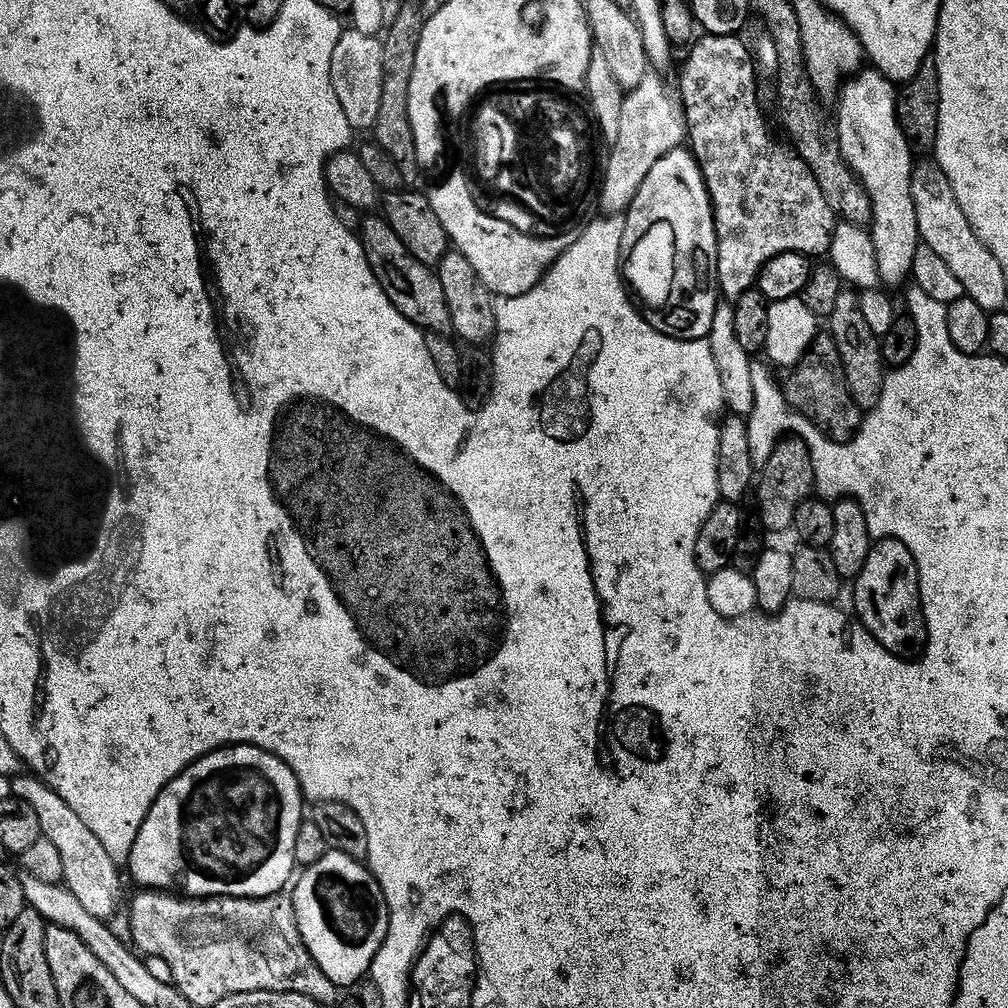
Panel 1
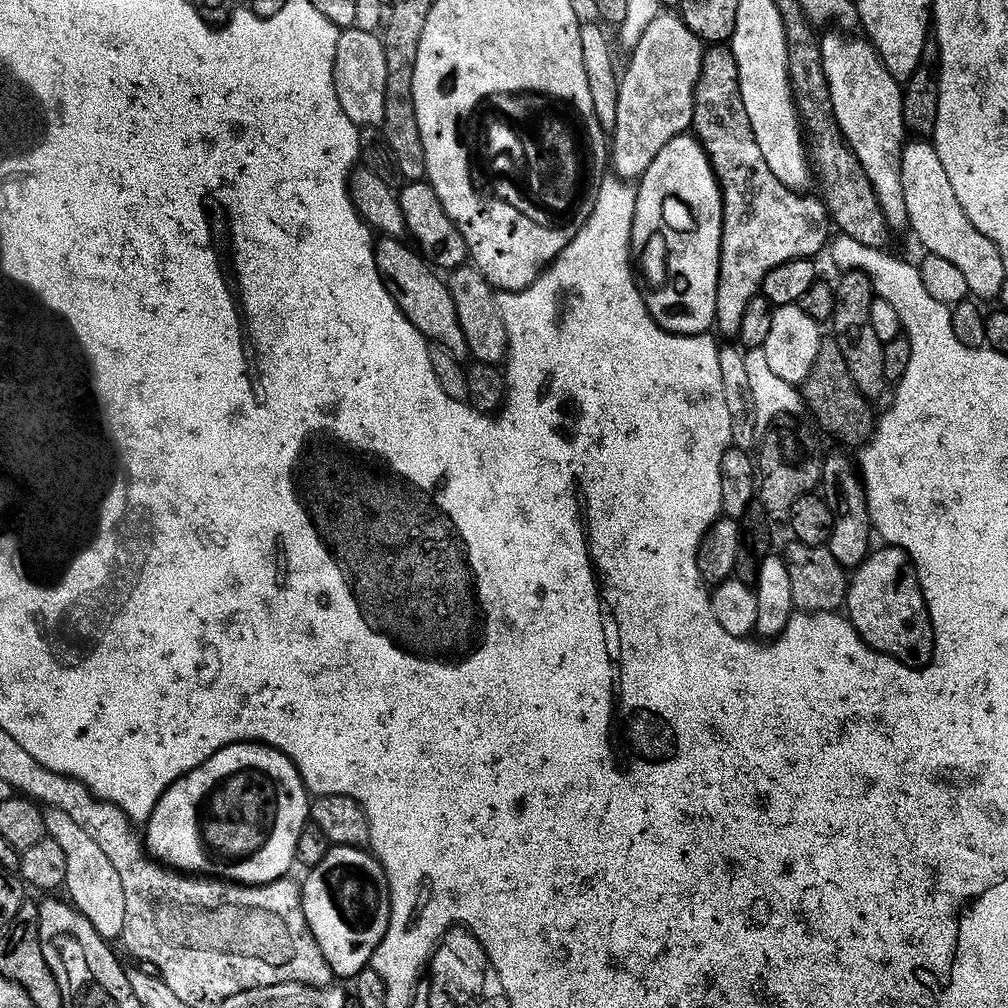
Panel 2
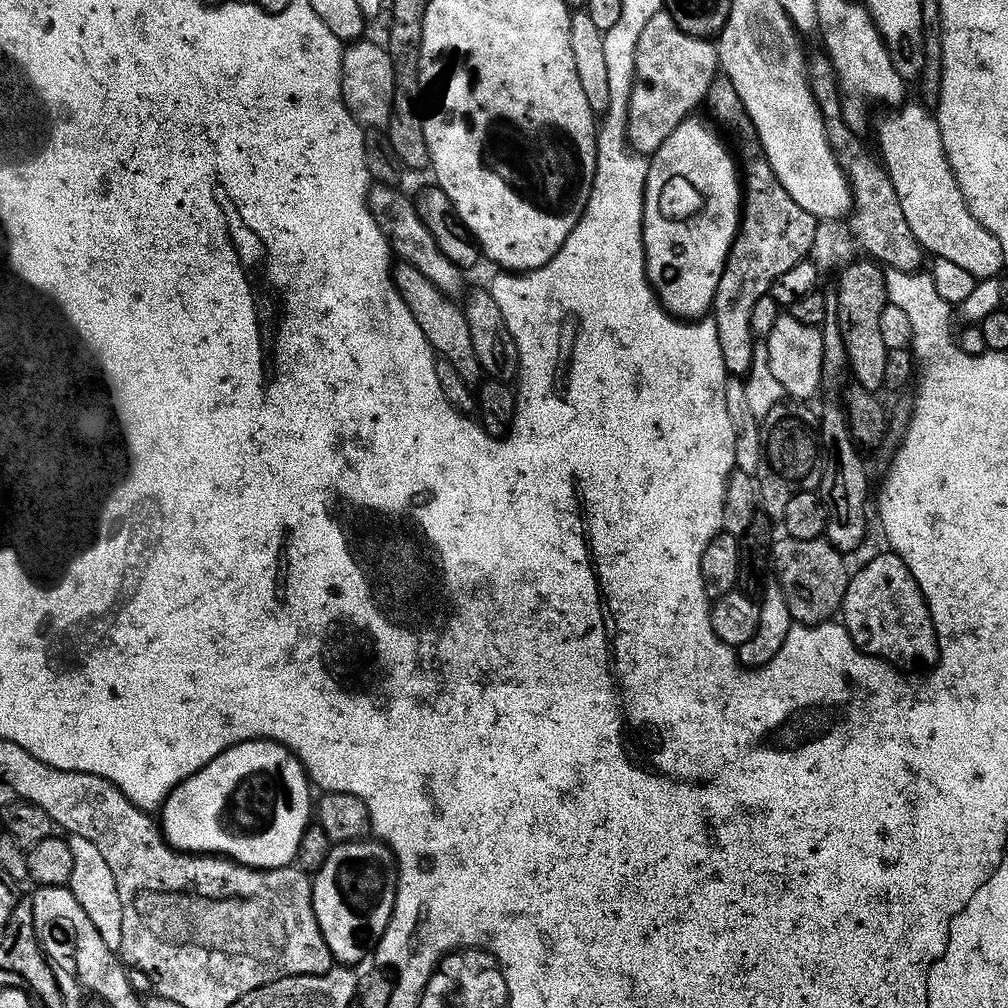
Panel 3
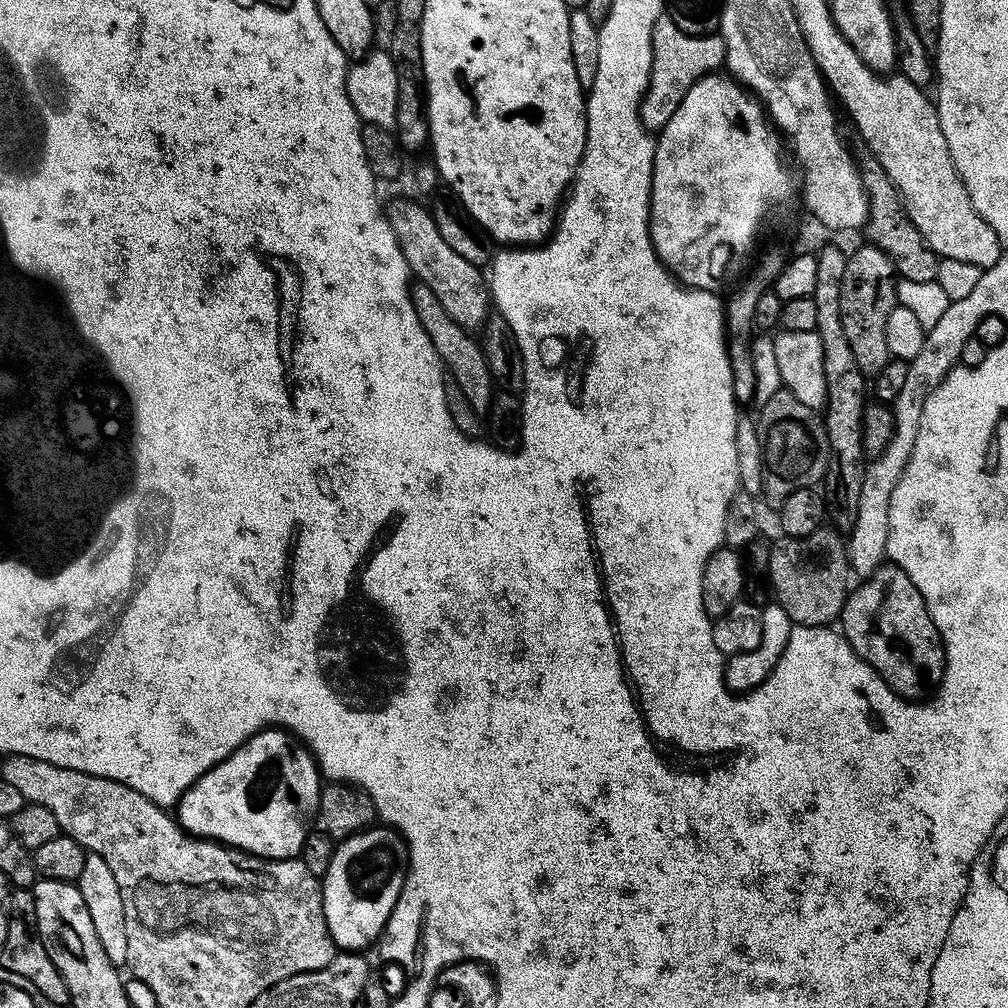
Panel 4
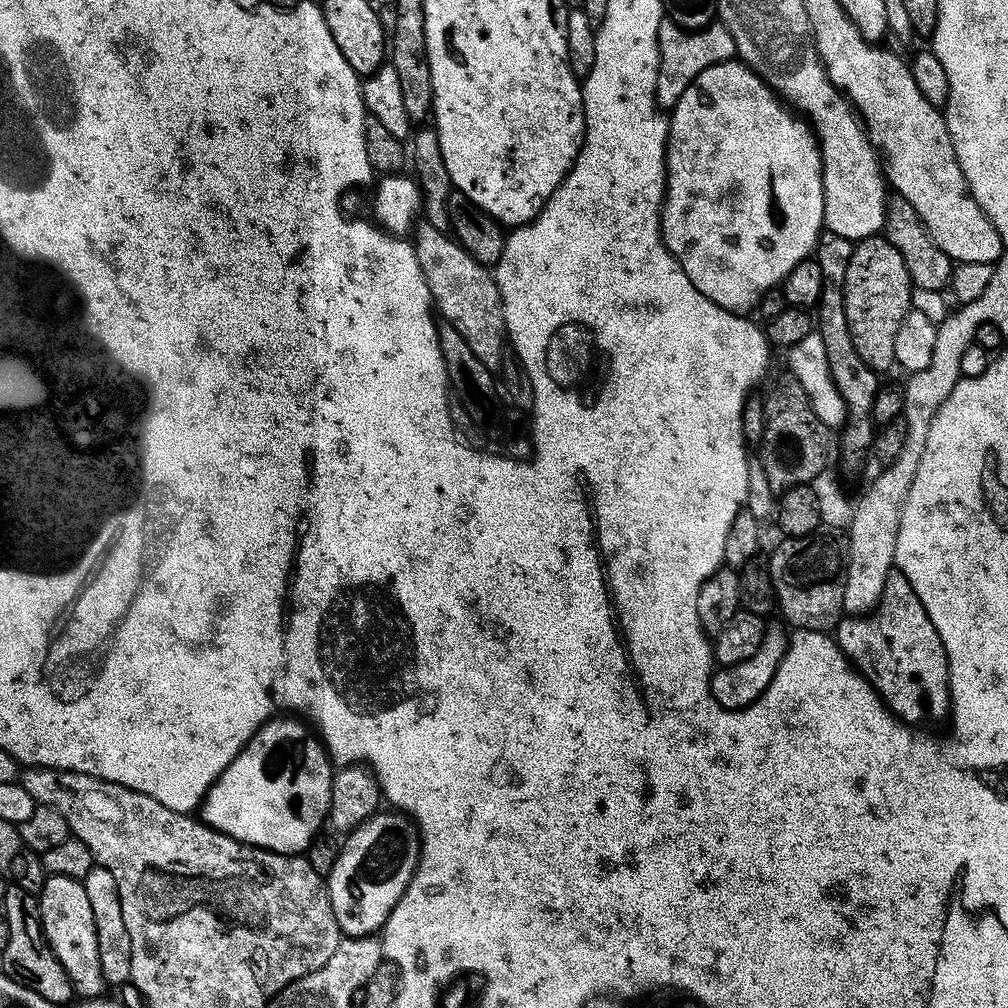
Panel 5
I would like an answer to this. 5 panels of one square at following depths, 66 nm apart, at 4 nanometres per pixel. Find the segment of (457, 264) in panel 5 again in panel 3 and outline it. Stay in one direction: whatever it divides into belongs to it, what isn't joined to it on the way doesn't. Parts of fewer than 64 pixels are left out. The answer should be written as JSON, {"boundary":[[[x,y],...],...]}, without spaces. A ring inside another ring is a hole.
{"boundary":[[[373,183],[369,187],[368,208],[372,211],[374,222],[378,222],[393,253],[403,263],[414,266],[414,270],[419,270],[426,278],[430,278],[430,282],[434,282],[434,286],[438,286],[438,290],[442,290],[453,298],[459,297],[459,292],[465,291],[465,269],[457,266],[450,258],[446,258],[446,254],[442,254],[442,250],[438,250],[438,242],[434,242],[434,234],[430,234],[430,230],[426,230],[426,222],[422,222],[422,218],[418,218],[413,197],[399,192],[400,190],[399,187],[390,184]]]}

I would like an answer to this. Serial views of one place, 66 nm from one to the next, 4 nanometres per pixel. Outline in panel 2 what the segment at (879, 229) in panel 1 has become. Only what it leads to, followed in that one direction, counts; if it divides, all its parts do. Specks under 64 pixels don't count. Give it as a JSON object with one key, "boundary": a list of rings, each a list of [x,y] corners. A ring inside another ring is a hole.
{"boundary":[[[835,31],[819,37],[822,70],[826,74],[834,118],[838,118],[838,126],[850,150],[854,150],[858,162],[862,162],[862,170],[866,170],[866,178],[870,178],[874,186],[878,206],[882,206],[889,229],[907,229],[906,198],[902,198],[900,173],[900,155],[906,143],[901,81],[890,74],[871,40]]]}

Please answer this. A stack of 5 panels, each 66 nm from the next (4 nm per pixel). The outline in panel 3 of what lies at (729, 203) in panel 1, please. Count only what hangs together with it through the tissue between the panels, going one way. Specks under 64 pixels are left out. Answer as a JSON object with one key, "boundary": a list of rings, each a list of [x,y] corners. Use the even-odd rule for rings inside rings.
{"boundary":[[[720,74],[708,88],[706,105],[712,116],[720,124],[725,124],[736,135],[736,144],[740,147],[739,159],[742,162],[742,207],[740,209],[739,231],[733,238],[726,258],[722,278],[714,290],[710,319],[718,330],[718,346],[722,346],[724,371],[731,377],[744,378],[751,368],[752,344],[754,337],[750,330],[750,309],[758,298],[769,295],[774,278],[790,270],[794,262],[805,259],[814,242],[815,228],[818,223],[778,182],[774,170],[760,150],[760,141],[752,129],[750,118],[728,81]]]}

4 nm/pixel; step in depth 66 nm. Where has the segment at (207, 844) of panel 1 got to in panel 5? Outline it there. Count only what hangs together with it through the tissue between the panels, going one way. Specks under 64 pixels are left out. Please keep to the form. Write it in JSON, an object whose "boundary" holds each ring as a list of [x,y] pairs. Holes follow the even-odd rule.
{"boundary":[[[277,715],[275,718],[269,718],[250,737],[247,746],[209,786],[208,793],[202,801],[202,819],[211,828],[217,828],[219,832],[233,836],[243,844],[253,844],[255,848],[264,848],[267,852],[303,853],[312,841],[313,835],[323,829],[320,827],[325,827],[333,771],[328,751],[324,749],[313,729],[295,715]]]}

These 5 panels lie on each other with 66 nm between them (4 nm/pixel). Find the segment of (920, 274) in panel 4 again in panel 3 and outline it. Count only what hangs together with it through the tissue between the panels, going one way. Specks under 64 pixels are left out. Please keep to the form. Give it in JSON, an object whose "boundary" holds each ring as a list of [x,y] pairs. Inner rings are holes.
{"boundary":[[[809,55],[808,85],[814,94],[814,102],[824,119],[826,138],[830,142],[830,150],[838,162],[838,166],[846,174],[848,185],[852,191],[852,211],[846,221],[850,234],[855,240],[855,247],[865,257],[871,258],[885,269],[893,268],[903,272],[915,272],[926,259],[924,248],[914,238],[914,230],[906,222],[906,214],[902,214],[902,206],[898,202],[898,194],[894,190],[894,182],[890,182],[888,171],[878,159],[877,153],[872,152],[859,140],[857,129],[853,128],[846,119],[845,109],[840,109],[842,94],[836,82],[836,72],[827,55]]]}

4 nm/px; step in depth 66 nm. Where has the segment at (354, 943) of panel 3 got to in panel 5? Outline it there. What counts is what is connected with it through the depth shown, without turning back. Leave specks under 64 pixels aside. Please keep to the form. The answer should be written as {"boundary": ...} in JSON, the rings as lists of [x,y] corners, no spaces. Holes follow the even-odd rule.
{"boundary":[[[381,810],[362,826],[347,833],[338,858],[334,862],[334,870],[326,878],[334,918],[341,933],[345,937],[379,933],[387,924],[394,906],[402,898],[406,886],[412,881],[418,865],[420,865],[420,831],[416,829],[416,823],[411,816],[405,816],[404,813],[395,810]]]}

